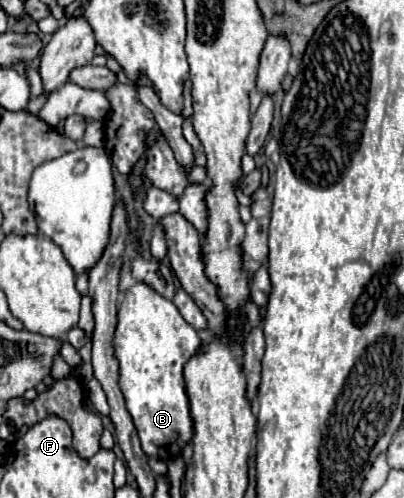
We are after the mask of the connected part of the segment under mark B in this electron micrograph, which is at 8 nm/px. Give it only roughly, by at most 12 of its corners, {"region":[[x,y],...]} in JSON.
{"region":[[145,283],[117,313],[119,387],[147,457],[193,437],[183,365],[201,351]]}

